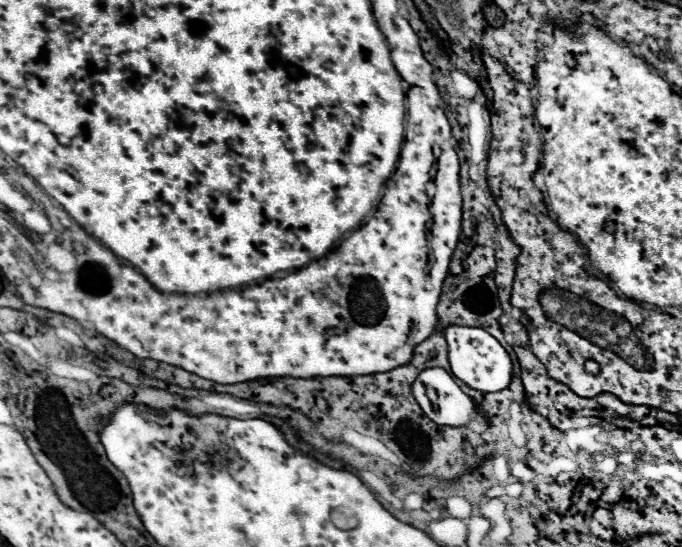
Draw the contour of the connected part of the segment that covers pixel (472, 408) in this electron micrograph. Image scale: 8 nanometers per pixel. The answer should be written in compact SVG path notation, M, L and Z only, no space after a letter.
M428 368L418 374L418 378L412 384L412 392L422 406L424 414L434 420L440 426L470 426L470 424L484 424L488 426L490 420L486 412L480 408L476 400L472 400L468 394L462 392L462 388L456 384L456 380L440 368Z

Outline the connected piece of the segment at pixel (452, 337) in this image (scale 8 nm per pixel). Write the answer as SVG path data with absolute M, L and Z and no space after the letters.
M448 326L445 328L448 344L448 360L452 374L480 390L502 390L512 380L512 358L502 348L502 344L488 334L484 328L466 326Z

